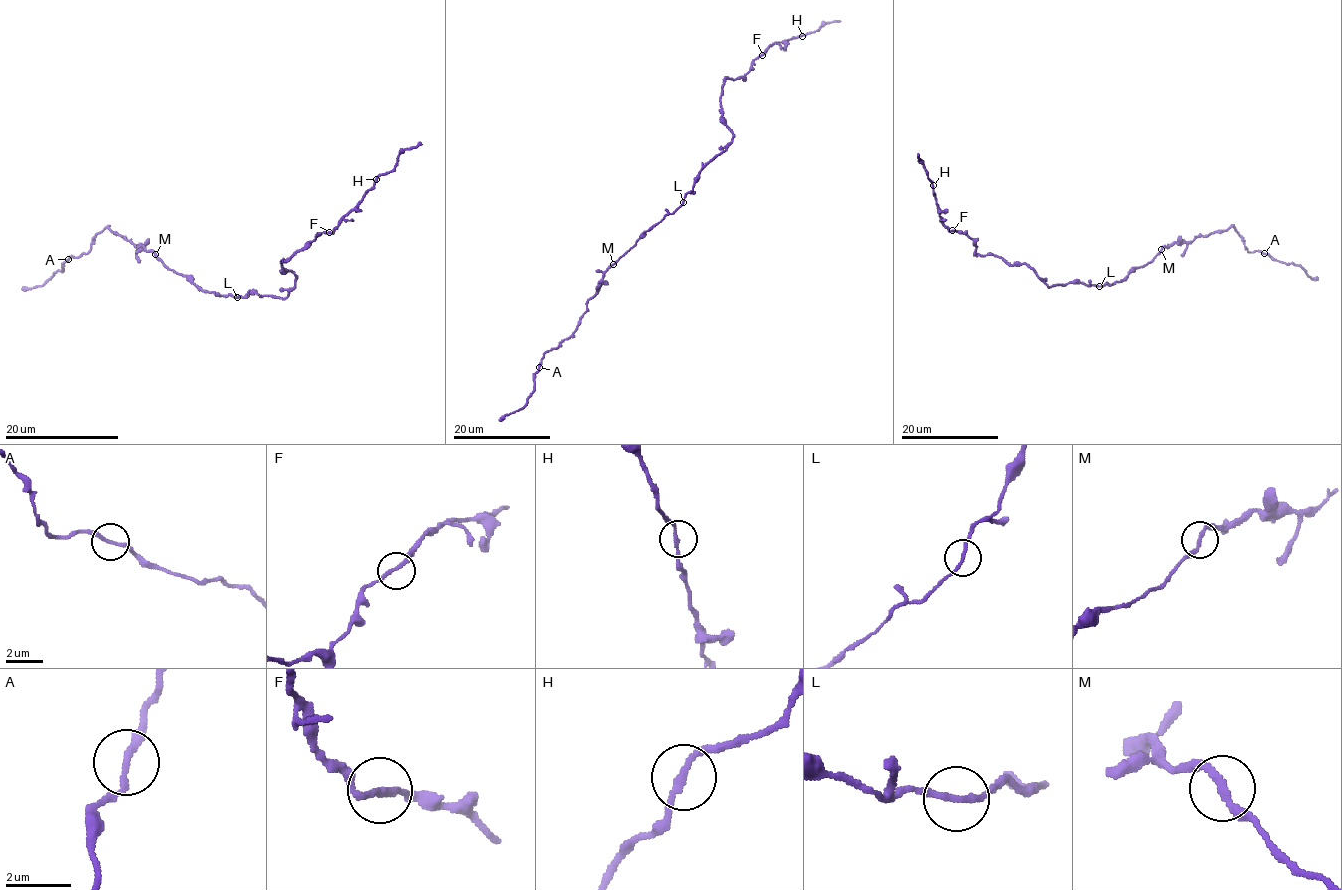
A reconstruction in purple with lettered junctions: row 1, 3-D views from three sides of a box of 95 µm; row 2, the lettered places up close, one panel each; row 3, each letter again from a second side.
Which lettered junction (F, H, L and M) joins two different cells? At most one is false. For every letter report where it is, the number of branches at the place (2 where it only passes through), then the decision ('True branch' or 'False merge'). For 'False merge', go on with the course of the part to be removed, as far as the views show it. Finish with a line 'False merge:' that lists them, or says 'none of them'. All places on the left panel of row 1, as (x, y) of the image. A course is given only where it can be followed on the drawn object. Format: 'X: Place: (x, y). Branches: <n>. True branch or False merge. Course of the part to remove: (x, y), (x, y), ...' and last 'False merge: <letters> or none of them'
F: Place: (329, 232). Branches: 2. True branch
H: Place: (376, 179). Branches: 2. True branch
L: Place: (237, 297). Branches: 2. True branch
M: Place: (155, 254). Branches: 2. True branch
False merge: none of them

